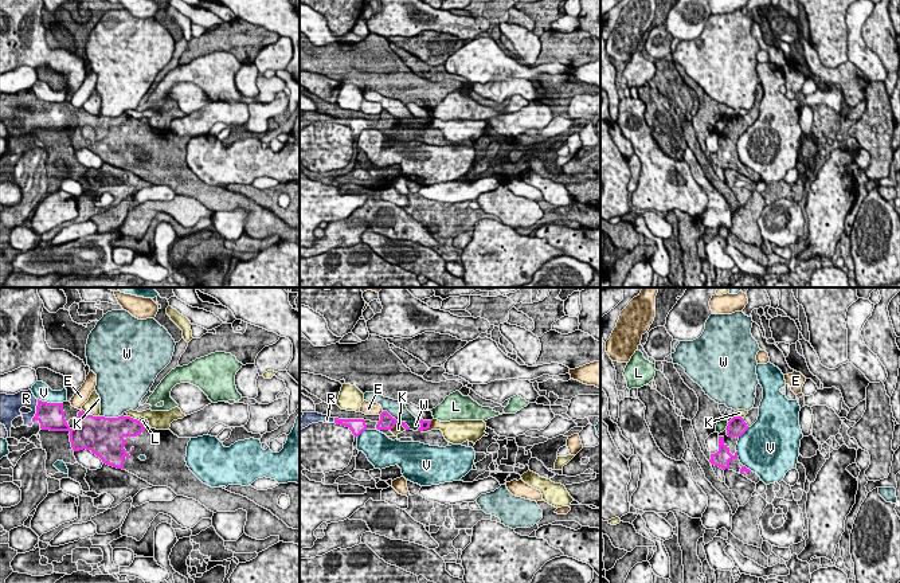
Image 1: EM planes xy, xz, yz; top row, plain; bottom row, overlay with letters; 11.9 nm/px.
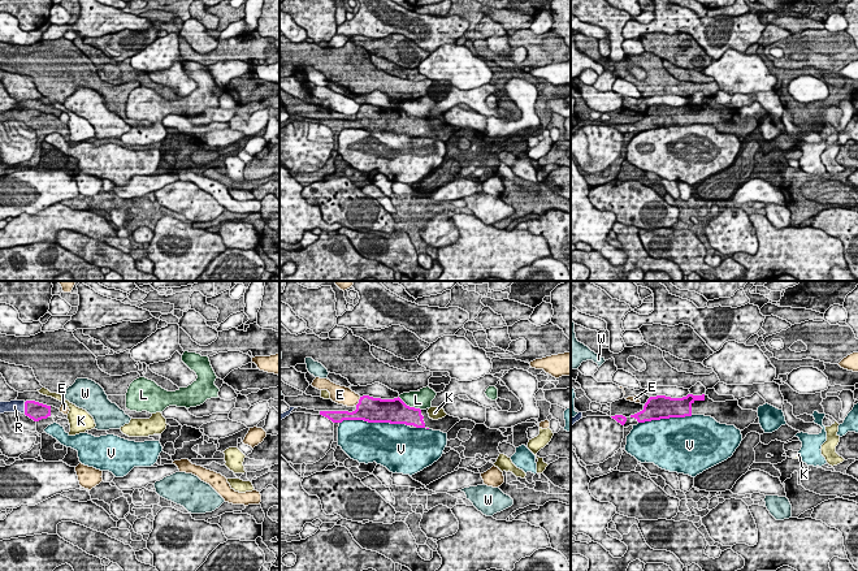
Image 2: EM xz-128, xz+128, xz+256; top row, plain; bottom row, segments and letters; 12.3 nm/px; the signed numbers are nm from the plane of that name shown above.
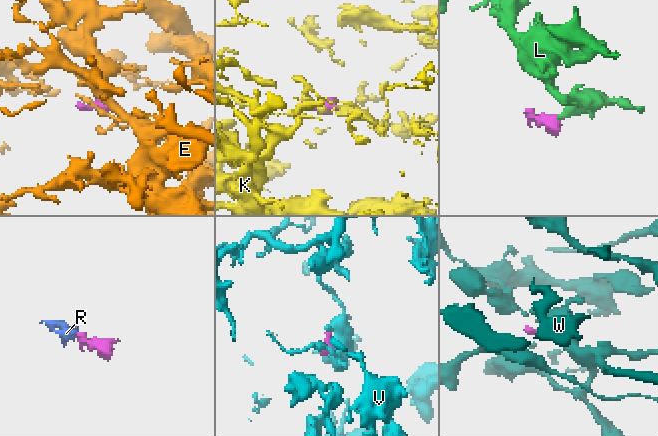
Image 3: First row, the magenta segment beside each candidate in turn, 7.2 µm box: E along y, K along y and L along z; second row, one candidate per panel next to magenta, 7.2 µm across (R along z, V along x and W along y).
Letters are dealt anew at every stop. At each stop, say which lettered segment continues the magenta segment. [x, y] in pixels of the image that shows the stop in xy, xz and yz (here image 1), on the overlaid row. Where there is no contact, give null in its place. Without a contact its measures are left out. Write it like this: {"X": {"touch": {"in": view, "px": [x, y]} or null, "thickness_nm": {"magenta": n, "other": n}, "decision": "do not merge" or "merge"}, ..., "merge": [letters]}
{"E": {"touch": {"in": "xz", "px": [382, 413]}, "thickness_nm": {"magenta": 180, "other": 160}, "decision": "do not merge"}, "K": {"touch": {"in": "xz", "px": [398, 423]}, "thickness_nm": {"magenta": 180, "other": 120}, "decision": "do not merge"}, "L": {"touch": {"in": "yz", "px": [727, 426]}, "thickness_nm": {"magenta": 220, "other": 130}, "decision": "do not merge"}, "R": {"touch": {"in": "xy", "px": [36, 411]}, "thickness_nm": {"magenta": 320, "other": 190}, "decision": "merge"}, "V": {"touch": {"in": "xy", "px": [50, 403]}, "thickness_nm": {"magenta": 320, "other": 200}, "decision": "do not merge"}, "W": {"touch": {"in": "xz", "px": [395, 419]}, "thickness_nm": {"magenta": 180, "other": 200}, "decision": "do not merge"}, "merge": ["R"]}

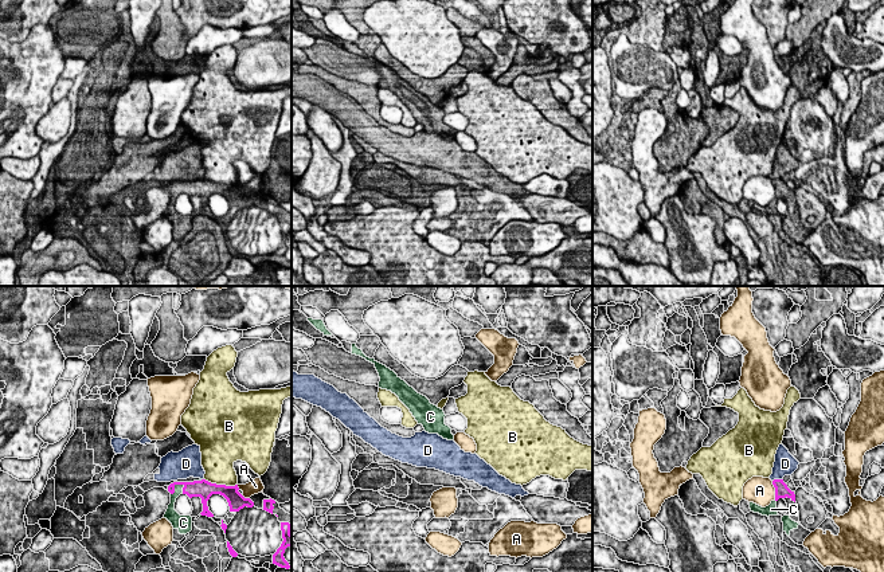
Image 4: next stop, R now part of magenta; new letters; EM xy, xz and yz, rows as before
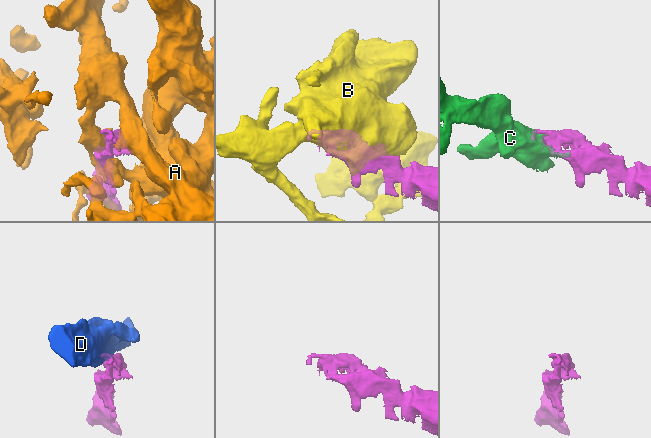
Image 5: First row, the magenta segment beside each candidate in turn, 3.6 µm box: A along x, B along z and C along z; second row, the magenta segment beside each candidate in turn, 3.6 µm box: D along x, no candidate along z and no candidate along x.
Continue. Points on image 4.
{"A": {"touch": {"in": "yz", "px": [775, 490]}, "thickness_nm": {"magenta": 160, "other": 320}, "decision": "do not merge"}, "B": {"touch": {"in": "xy", "px": [220, 485]}, "thickness_nm": {"magenta": 220, "other": 360}, "decision": "do not merge"}, "C": {"touch": {"in": "xy", "px": [173, 486]}, "thickness_nm": {"magenta": 190, "other": 100}, "decision": "merge"}, "D": {"touch": {"in": "yz", "px": [777, 480]}, "thickness_nm": {"magenta": 160, "other": 260}, "decision": "do not merge"}, "merge": ["C"]}

